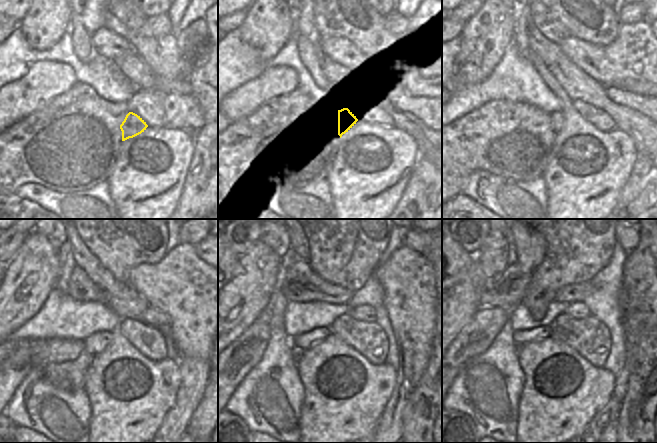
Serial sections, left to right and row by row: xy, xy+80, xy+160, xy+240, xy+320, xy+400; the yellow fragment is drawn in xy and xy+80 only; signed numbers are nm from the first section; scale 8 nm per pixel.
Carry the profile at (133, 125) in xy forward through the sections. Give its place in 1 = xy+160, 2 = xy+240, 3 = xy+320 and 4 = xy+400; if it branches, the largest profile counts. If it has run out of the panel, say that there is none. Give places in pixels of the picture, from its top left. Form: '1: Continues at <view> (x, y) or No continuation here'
1: Continues at xy+160 (557, 118)
2: Continues at xy+240 (95, 343)
3: Continues at xy+320 (304, 341)
4: Continues at xy+400 (520, 337).

